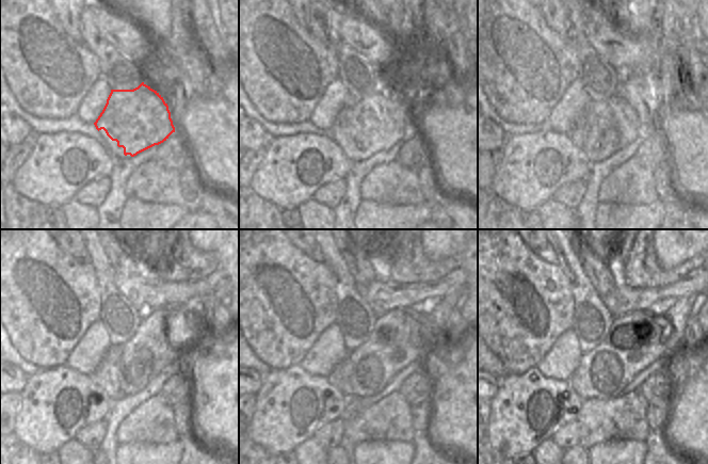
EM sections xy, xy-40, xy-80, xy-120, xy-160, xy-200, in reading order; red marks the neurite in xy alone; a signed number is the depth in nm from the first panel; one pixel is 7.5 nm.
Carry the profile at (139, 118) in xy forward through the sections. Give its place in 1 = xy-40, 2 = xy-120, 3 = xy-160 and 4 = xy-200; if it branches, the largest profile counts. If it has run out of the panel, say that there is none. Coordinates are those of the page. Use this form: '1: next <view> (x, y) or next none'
1: next xy-40 (379, 121)
2: next xy-120 (116, 356)
3: next xy-160 (291, 404)
4: next xy-200 (527, 410)

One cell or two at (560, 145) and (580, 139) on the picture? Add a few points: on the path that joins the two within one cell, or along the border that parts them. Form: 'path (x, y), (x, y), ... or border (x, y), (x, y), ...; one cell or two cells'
border (568, 134), (574, 139), (575, 143); two cells

